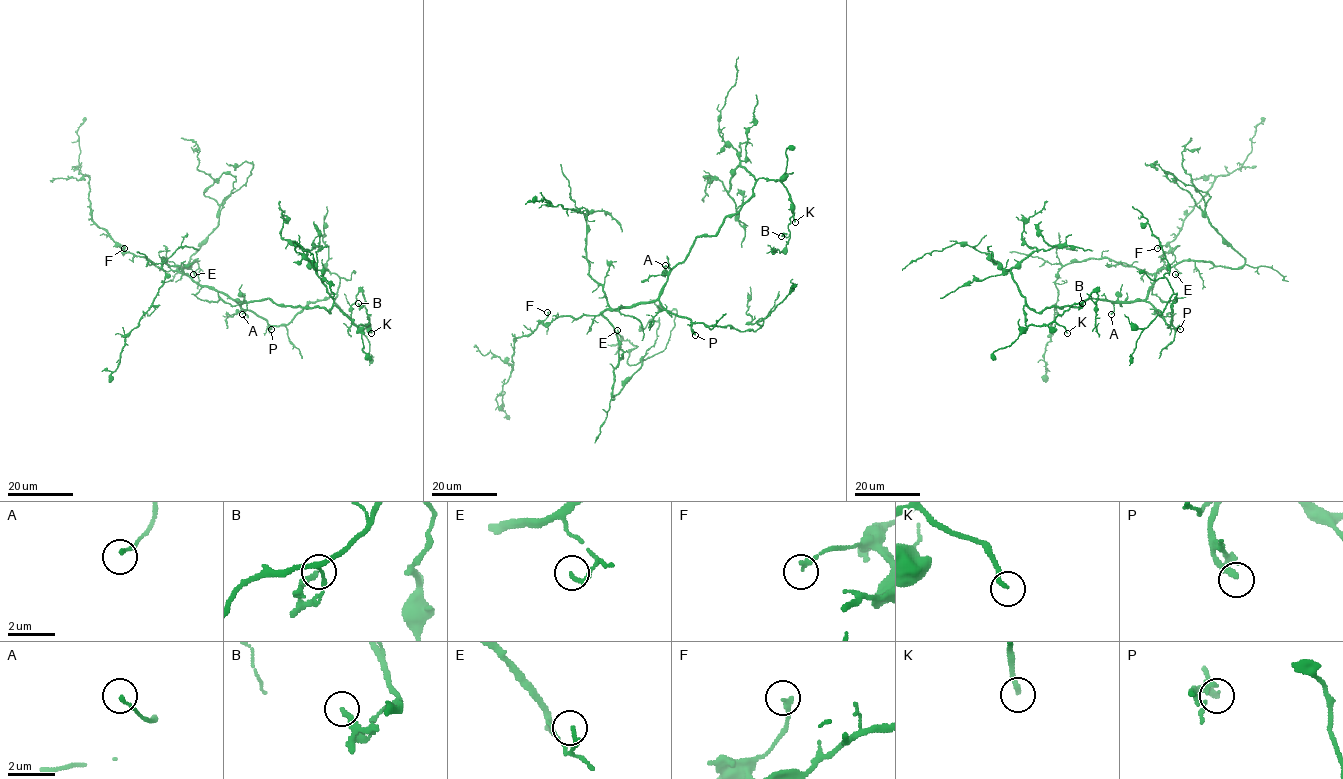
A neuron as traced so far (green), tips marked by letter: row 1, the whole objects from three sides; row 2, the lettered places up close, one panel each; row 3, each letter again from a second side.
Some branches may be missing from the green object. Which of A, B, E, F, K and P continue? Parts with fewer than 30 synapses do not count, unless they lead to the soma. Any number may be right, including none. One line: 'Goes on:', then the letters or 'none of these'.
Goes on: P

